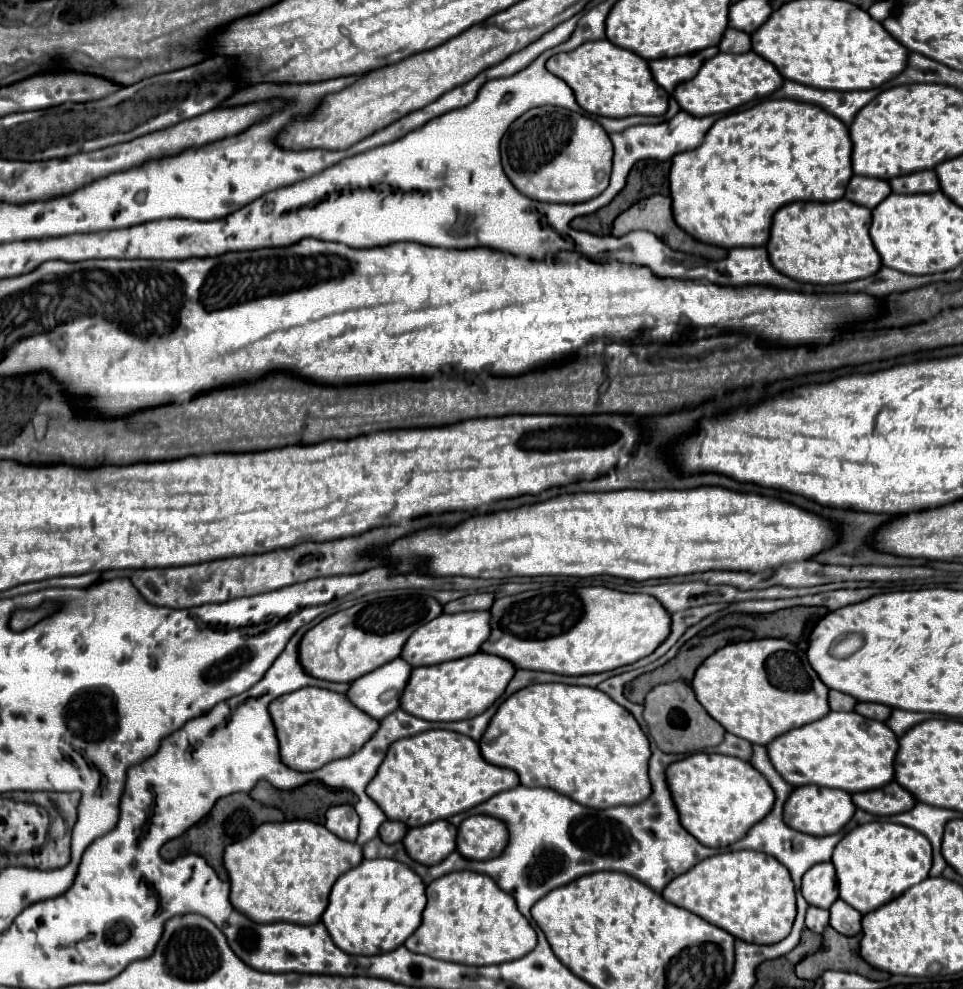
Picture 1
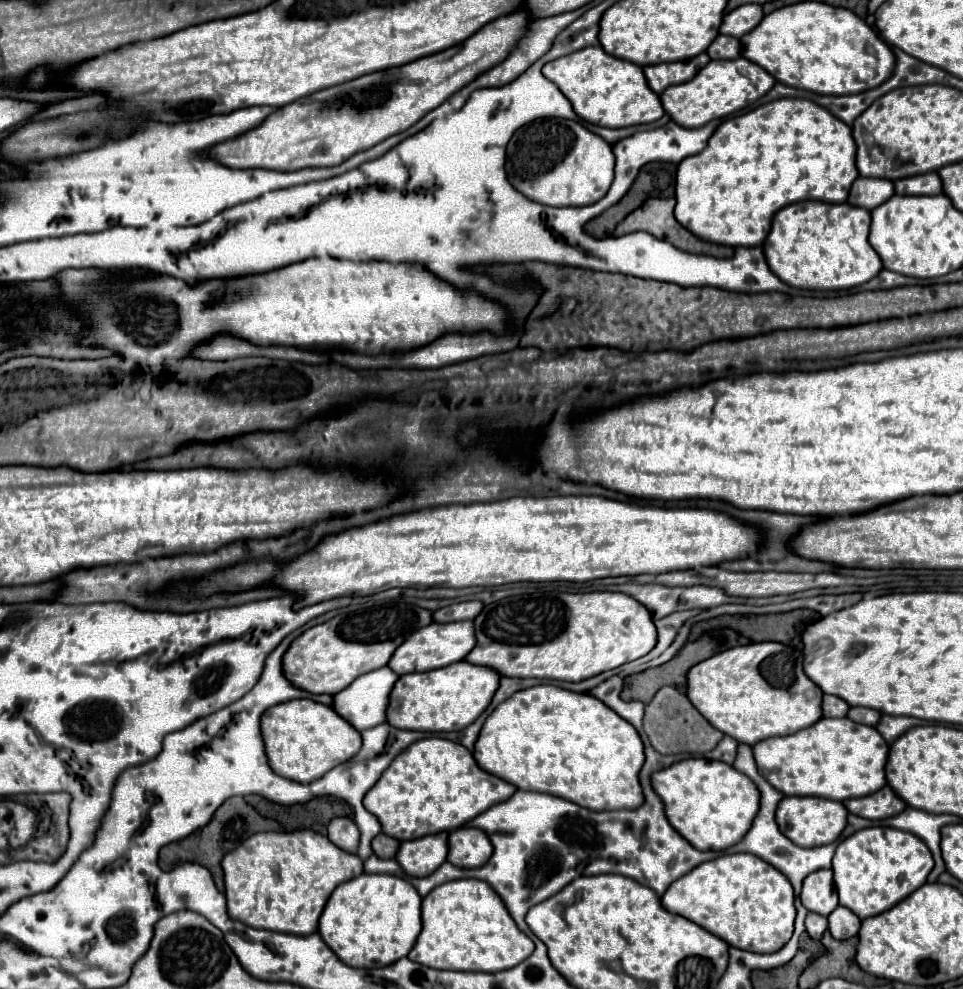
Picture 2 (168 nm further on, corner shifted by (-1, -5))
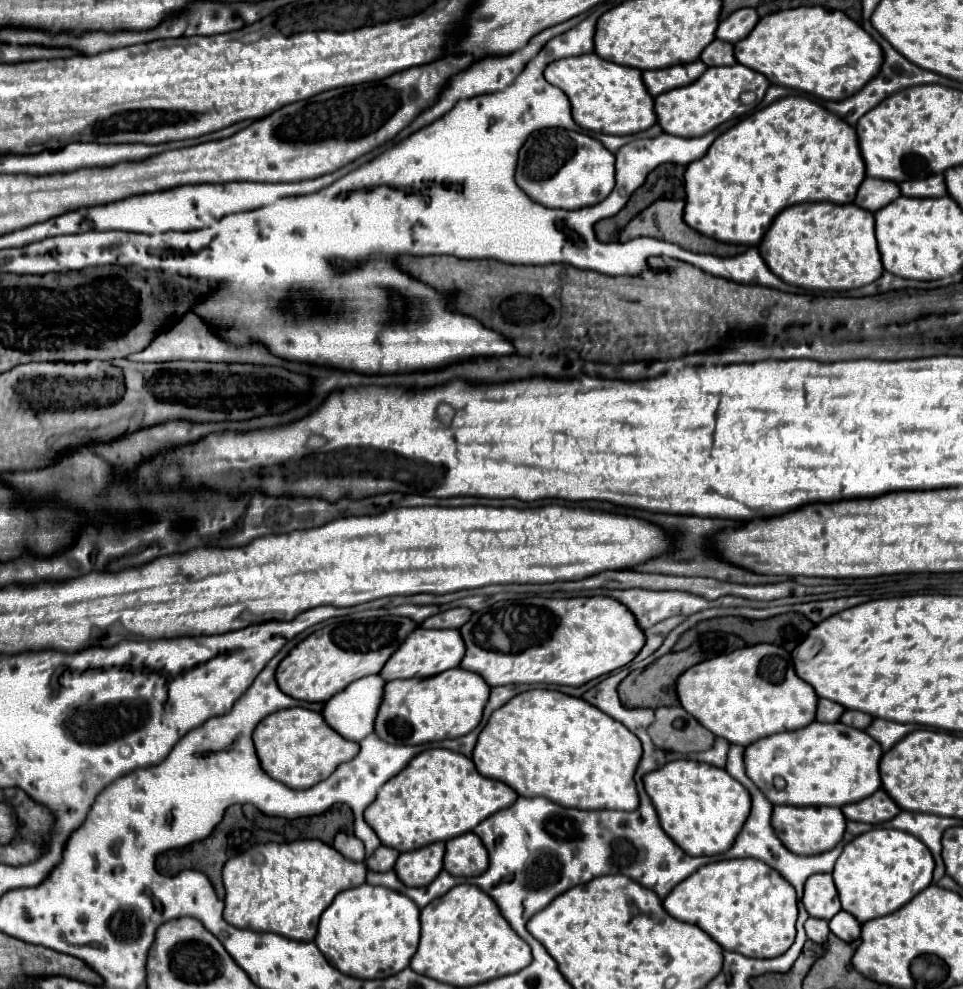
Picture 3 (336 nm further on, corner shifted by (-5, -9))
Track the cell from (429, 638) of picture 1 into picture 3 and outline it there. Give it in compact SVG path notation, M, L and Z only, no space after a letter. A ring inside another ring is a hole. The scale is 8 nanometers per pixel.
M418 626L414 632L410 632L410 636L406 636L406 640L398 646L394 656L384 664L380 676L386 682L396 678L428 678L458 666L458 660L462 660L464 644L456 632L458 630L426 630Z

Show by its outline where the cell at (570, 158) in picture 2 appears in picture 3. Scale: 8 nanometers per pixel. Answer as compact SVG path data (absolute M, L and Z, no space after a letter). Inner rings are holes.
M548 128L534 132L520 150L516 184L538 204L578 210L602 202L614 188L614 154L582 132Z

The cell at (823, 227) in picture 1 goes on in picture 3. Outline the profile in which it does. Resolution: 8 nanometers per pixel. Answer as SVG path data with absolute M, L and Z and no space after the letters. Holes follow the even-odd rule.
M804 202L784 208L758 244L766 266L784 282L806 290L852 290L884 272L874 238L874 214L856 204Z

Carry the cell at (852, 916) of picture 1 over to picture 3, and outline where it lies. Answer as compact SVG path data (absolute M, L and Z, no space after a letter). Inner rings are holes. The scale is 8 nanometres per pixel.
M840 910L840 912L830 920L830 930L832 930L840 940L844 940L844 942L854 942L854 940L860 936L860 922L858 922L852 914Z

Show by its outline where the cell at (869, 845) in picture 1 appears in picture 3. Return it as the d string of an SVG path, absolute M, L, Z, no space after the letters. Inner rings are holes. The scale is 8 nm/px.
M872 828L844 846L832 876L842 910L866 922L902 908L932 882L932 870L934 858L916 836L892 828Z

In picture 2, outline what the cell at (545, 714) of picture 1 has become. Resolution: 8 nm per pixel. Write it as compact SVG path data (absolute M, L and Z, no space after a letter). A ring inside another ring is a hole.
M532 686L516 692L486 718L474 758L482 770L516 784L520 790L554 794L590 810L634 810L644 804L638 778L644 766L644 744L640 734L628 720L622 720L622 716L590 694L578 694L558 686Z

